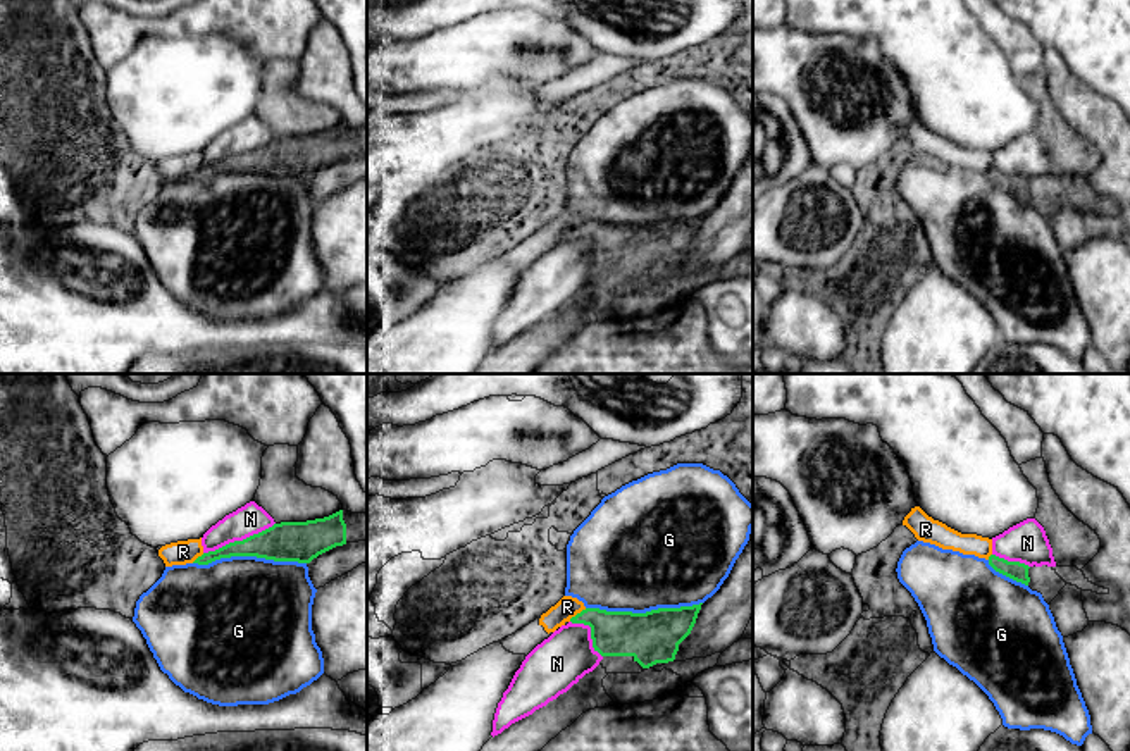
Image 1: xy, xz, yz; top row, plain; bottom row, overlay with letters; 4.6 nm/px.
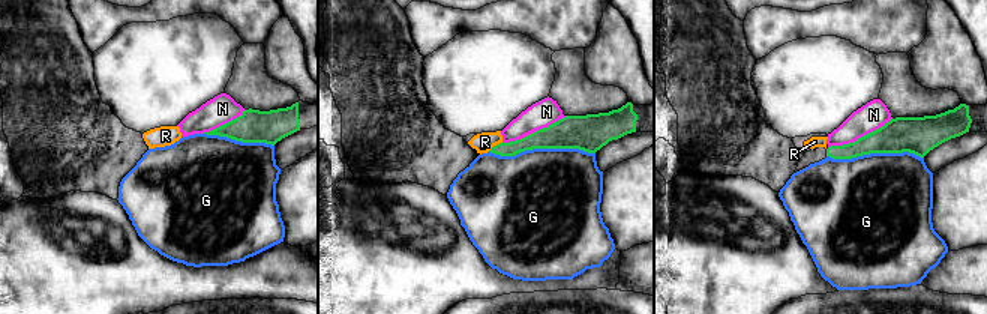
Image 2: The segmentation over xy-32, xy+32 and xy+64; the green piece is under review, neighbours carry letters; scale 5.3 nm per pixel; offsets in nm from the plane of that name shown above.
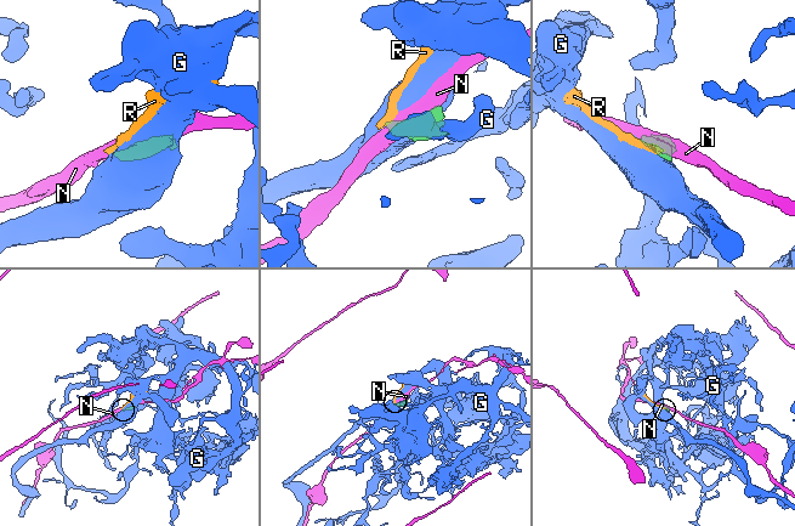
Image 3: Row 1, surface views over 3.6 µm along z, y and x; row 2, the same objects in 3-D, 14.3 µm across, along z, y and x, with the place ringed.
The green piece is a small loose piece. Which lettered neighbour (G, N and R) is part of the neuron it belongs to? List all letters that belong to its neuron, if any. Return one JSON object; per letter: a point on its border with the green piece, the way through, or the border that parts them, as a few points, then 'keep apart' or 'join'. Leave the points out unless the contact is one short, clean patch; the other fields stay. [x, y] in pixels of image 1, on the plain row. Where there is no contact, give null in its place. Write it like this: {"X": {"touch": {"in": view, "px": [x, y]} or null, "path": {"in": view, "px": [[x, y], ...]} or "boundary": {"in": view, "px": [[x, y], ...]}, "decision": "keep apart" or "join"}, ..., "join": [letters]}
{"G": {"touch": {"in": "xz", "px": [643, 228]}, "decision": "keep apart"}, "N": {"touch": {"in": "xy", "px": [238, 155]}, "decision": "keep apart"}, "R": {"touch": {"in": "xz", "px": [577, 228]}, "boundary": {"in": "xz", "px": [[586, 223], [569, 235]]}, "decision": "keep apart"}, "join": []}

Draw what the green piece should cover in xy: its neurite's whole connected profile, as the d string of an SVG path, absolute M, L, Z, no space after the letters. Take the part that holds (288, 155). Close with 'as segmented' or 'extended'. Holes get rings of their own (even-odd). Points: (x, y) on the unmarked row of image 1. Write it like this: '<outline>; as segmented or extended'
M339 124L329 131L307 136L281 136L243 155L203 167L193 177L208 179L220 172L257 171L274 176L310 177L319 169L367 153L367 126Z; extended

